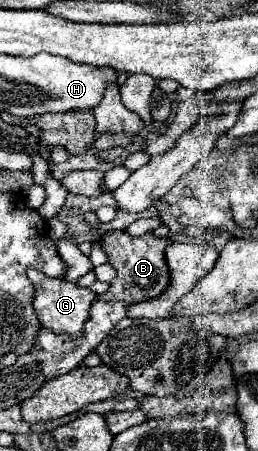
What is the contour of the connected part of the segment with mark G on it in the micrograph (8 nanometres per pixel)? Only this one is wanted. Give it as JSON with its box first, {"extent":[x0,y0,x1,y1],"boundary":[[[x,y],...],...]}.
{"extent":[28,270,96,340],"boundary":[[[28,270],[28,280],[36,288],[36,298],[34,298],[34,310],[40,318],[40,324],[54,334],[68,334],[72,340],[80,338],[84,334],[84,324],[90,318],[90,306],[96,300],[96,294],[90,288],[78,288],[76,284],[68,280],[56,280],[50,278],[38,270]]]}

